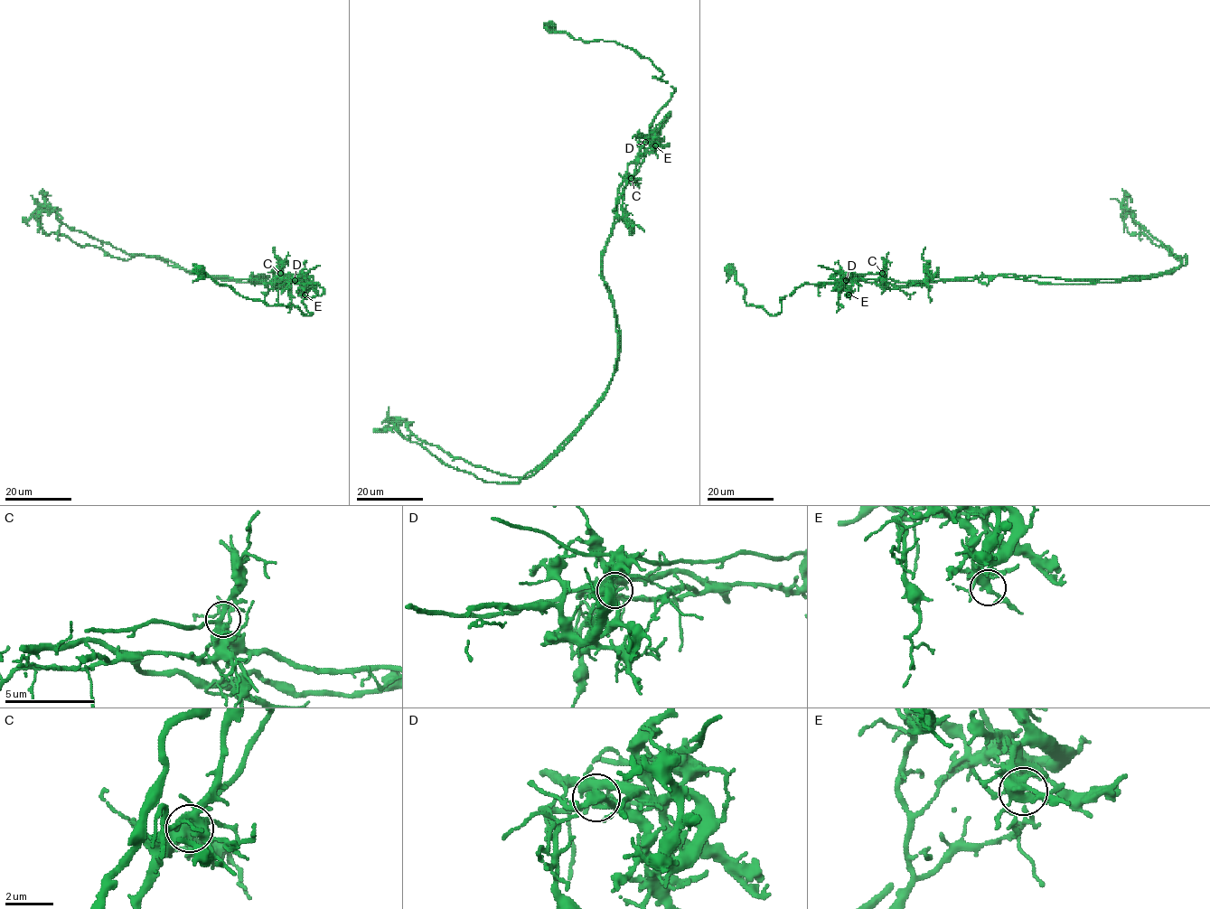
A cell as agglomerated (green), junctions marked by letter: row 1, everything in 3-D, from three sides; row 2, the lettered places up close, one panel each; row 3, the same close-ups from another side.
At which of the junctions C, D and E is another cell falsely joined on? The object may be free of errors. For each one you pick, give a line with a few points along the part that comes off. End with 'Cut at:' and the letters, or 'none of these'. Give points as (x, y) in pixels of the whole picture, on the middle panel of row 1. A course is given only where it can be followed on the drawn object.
D: course (645, 142), (601, 261), (618, 358), (573, 437), (517, 477), (450, 455), (398, 417), (379, 432)
Cut at: D

